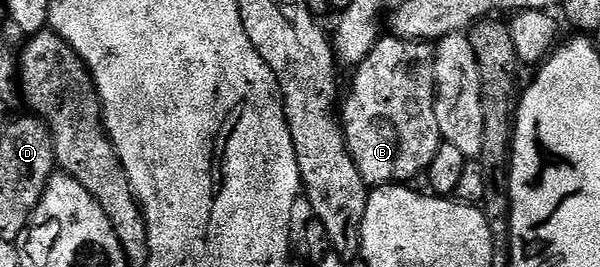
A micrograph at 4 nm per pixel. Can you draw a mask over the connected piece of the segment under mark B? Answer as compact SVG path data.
M392 38L390 42L380 41L376 43L374 49L365 57L365 61L361 61L358 67L354 68L355 84L351 87L351 96L348 99L346 96L341 107L341 122L343 132L347 137L347 147L351 150L351 156L355 158L355 164L361 177L369 185L403 185L411 181L407 179L413 178L414 175L422 176L433 161L433 157L437 157L437 149L441 142L439 126L437 125L437 109L435 108L437 98L435 93L435 47L427 41L404 41Z

